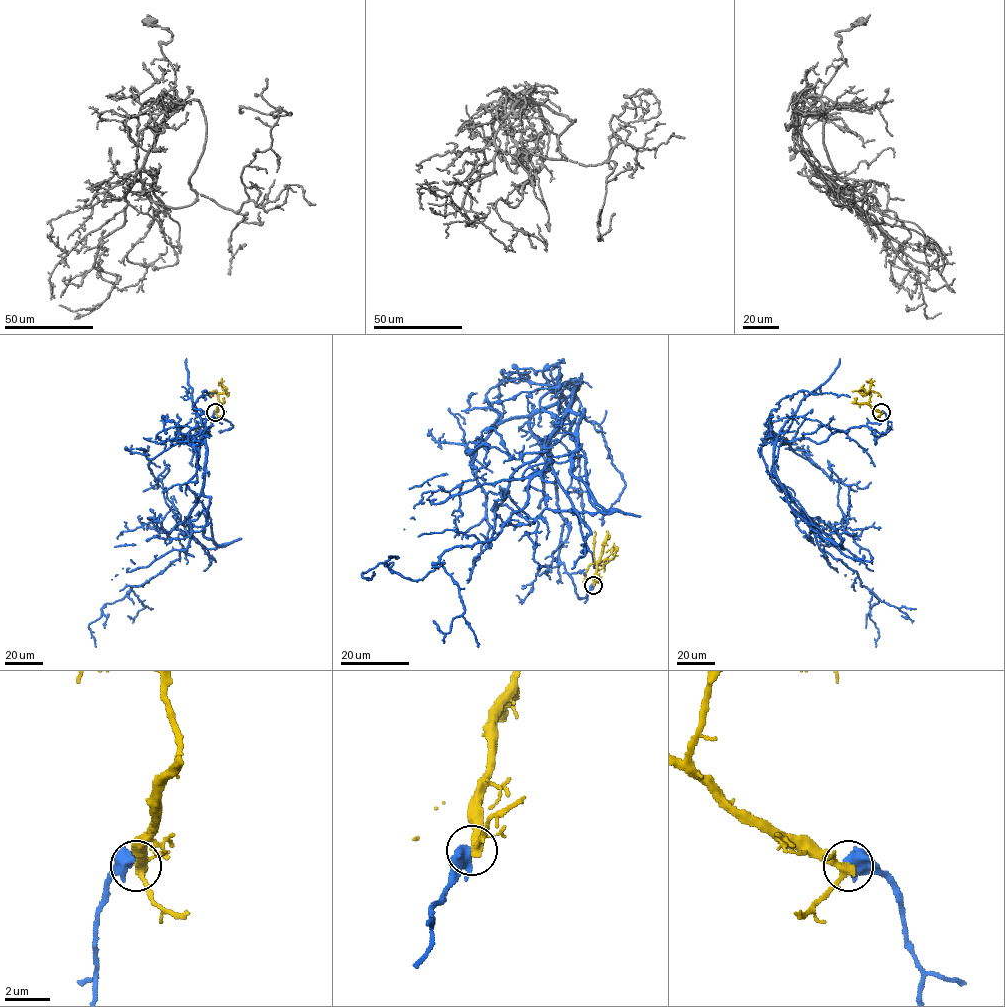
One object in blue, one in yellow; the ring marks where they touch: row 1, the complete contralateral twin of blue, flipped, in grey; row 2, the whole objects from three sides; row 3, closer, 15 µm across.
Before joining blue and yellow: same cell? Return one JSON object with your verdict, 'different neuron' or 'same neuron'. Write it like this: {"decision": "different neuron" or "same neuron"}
{"decision": "different neuron"}

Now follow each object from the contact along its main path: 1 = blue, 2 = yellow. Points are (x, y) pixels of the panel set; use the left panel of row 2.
1: (215, 412), (193, 443), (180, 440), (206, 449), (188, 546), (102, 608), (88, 625), (95, 646)
2: (215, 412), (224, 381)

